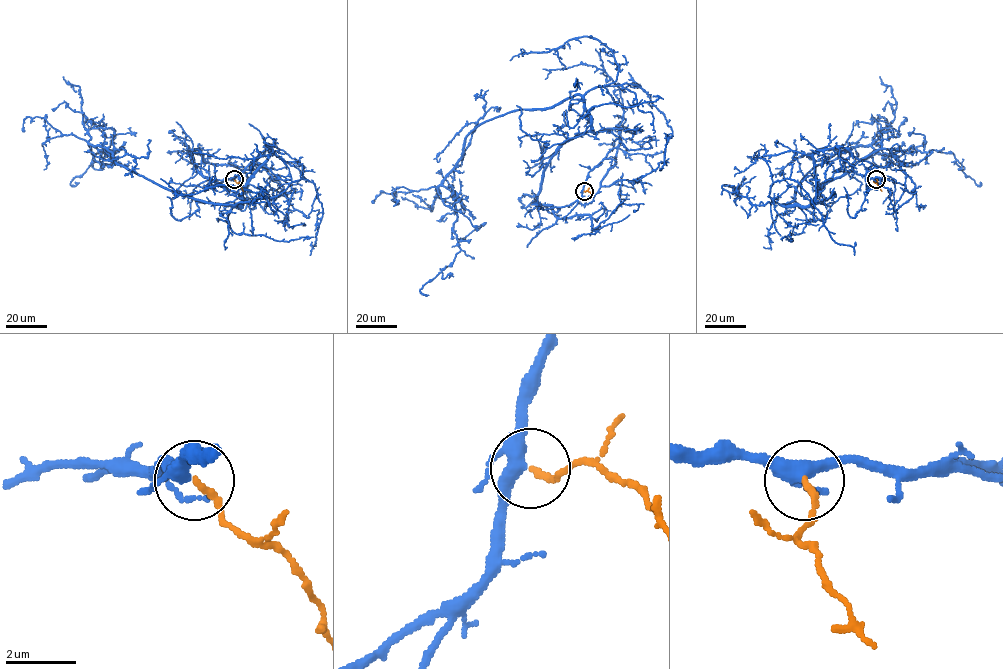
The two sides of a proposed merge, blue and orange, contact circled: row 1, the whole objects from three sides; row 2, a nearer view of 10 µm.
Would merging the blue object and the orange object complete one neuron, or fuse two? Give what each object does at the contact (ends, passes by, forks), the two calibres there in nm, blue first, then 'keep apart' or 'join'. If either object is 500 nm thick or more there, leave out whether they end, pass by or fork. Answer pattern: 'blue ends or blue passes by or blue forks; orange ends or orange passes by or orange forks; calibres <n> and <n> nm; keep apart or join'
blue forks; orange ends; calibres 340 and 180 nm; join

